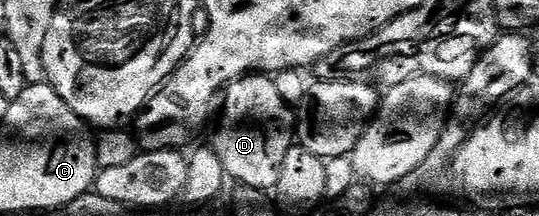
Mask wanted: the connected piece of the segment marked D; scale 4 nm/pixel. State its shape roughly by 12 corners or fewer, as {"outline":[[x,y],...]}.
{"outline":[[273,79],[226,85],[208,144],[227,177],[277,189],[295,109]]}

